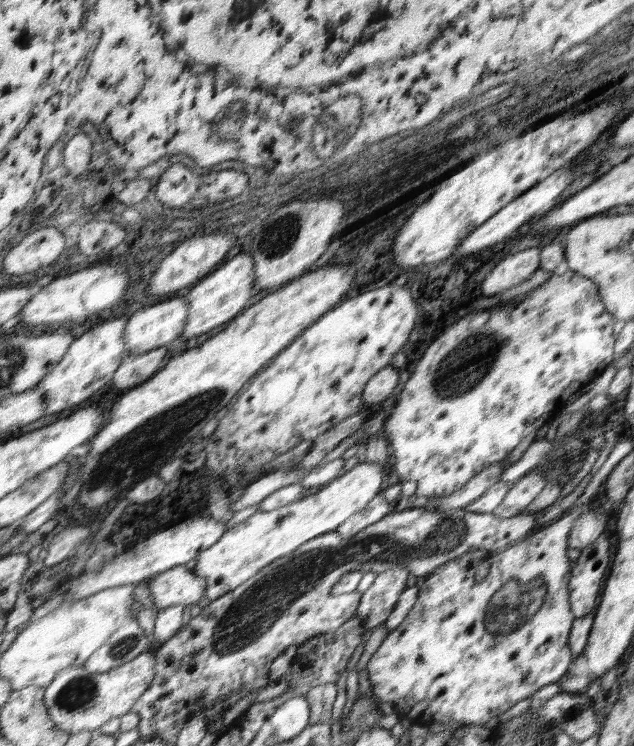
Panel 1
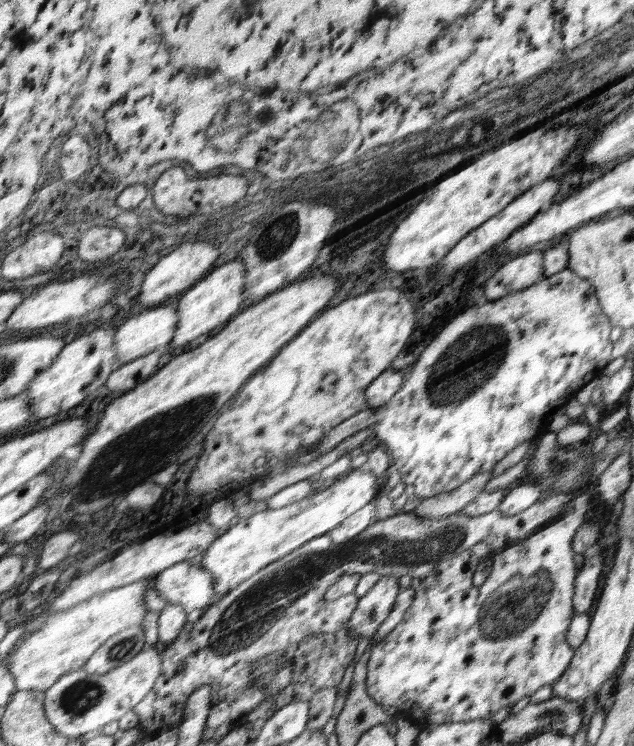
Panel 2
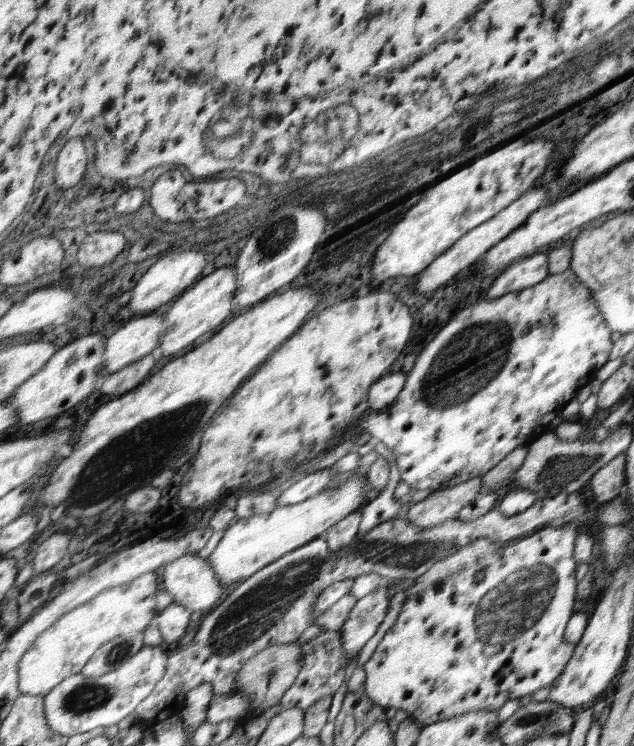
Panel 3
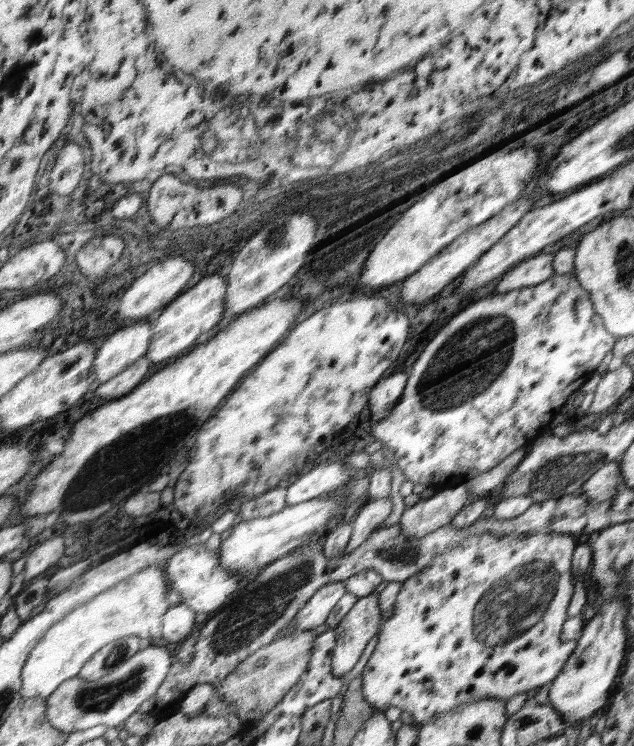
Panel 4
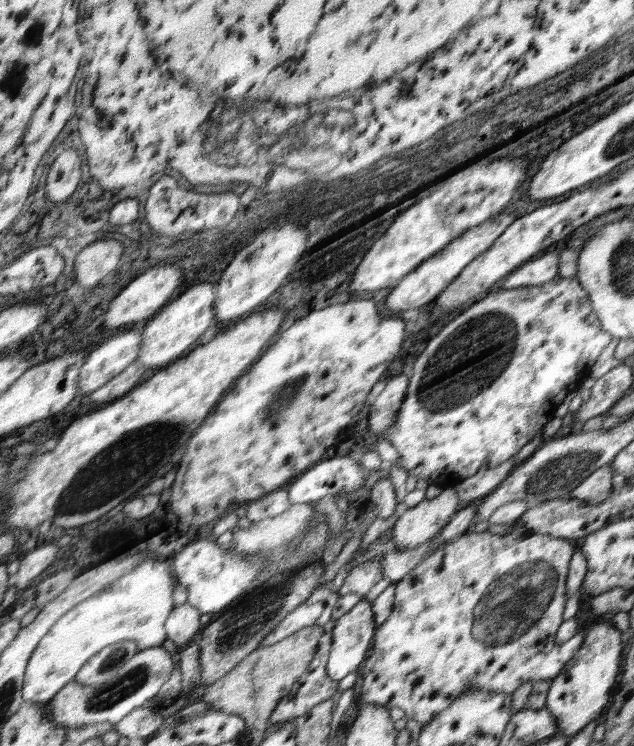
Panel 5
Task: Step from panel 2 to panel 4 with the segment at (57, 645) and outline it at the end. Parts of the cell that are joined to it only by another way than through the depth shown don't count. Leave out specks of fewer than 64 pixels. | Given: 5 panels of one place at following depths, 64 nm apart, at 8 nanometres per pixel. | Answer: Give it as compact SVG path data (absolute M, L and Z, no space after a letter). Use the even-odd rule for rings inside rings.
M158 565L150 566L74 610L46 633L30 656L24 672L24 697L48 700L66 681L84 671L96 654L119 638L138 636L142 647L152 644L151 640L164 632L163 618L169 612L164 602L166 592L162 570Z

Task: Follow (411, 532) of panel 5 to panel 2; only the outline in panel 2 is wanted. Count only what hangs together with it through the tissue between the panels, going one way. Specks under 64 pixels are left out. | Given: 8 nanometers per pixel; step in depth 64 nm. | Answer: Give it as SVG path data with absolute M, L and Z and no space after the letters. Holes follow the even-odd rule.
M492 471L477 474L451 492L444 492L422 500L412 512L419 518L429 520L458 514L485 490L486 483L491 478Z

